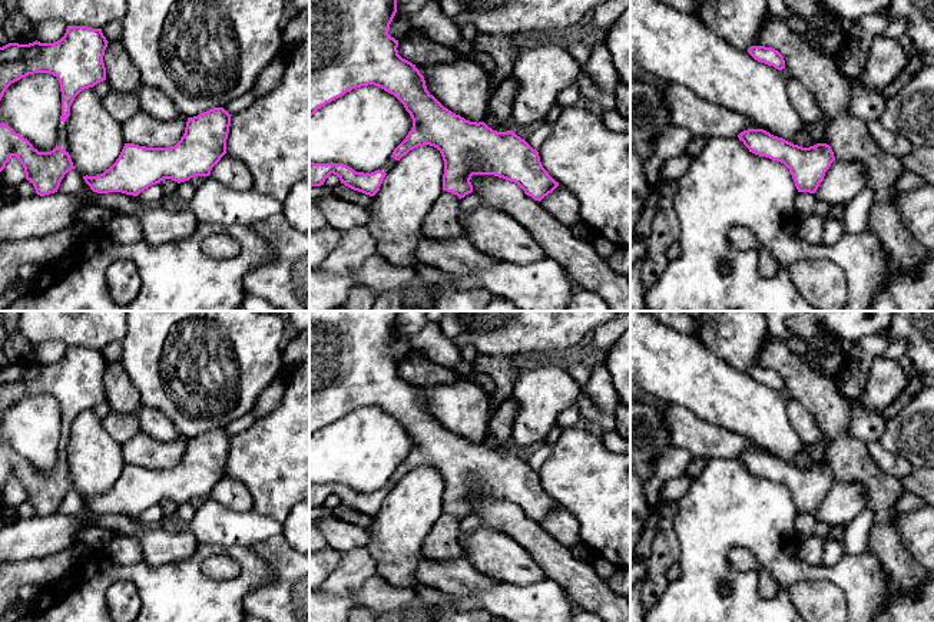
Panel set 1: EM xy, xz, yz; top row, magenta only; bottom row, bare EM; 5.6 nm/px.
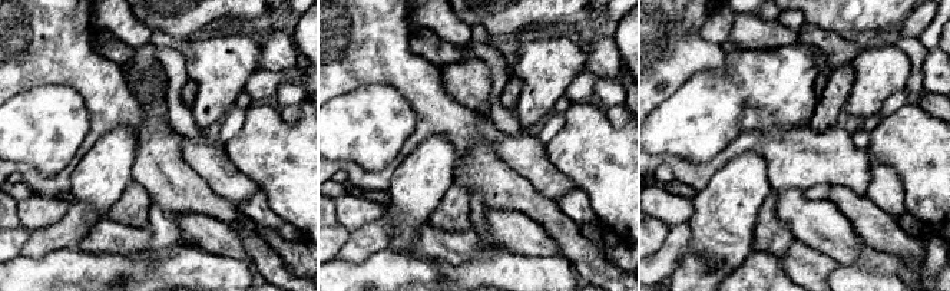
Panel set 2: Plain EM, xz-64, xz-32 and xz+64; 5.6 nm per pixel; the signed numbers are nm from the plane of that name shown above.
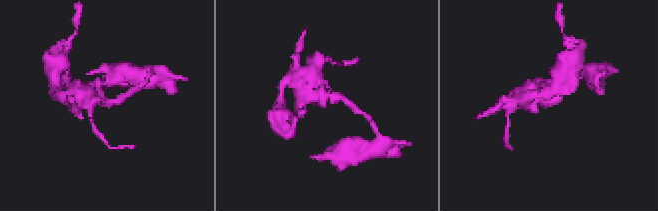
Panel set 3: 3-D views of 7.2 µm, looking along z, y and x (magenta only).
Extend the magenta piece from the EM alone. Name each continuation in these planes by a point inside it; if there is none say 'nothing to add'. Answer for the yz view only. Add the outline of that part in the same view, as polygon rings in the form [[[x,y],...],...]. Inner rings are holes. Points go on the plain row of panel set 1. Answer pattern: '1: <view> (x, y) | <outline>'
nothing to add

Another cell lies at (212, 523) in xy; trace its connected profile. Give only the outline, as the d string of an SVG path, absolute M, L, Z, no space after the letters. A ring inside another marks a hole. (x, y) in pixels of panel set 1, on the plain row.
M211 496L205 499L188 525L198 543L219 546L252 546L278 533L282 523L251 512L236 512L221 506Z

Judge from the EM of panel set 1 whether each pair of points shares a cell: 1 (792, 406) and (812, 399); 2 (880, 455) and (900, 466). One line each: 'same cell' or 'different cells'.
1: different cells
2: same cell

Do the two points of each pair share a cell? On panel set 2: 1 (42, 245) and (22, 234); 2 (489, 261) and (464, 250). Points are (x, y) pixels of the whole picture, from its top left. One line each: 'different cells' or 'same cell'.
1: different cells
2: different cells

